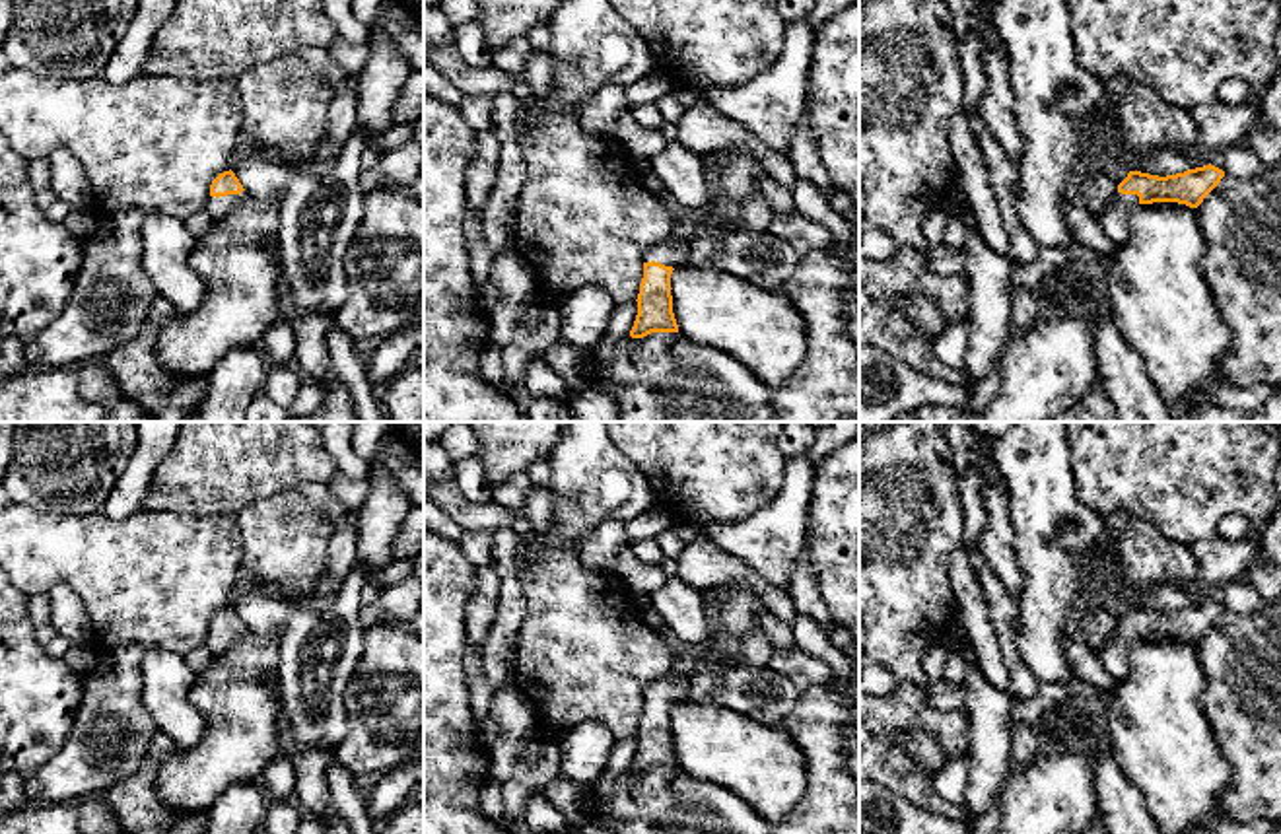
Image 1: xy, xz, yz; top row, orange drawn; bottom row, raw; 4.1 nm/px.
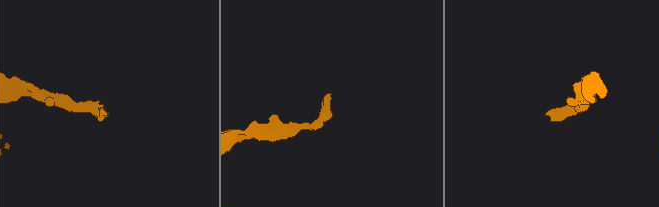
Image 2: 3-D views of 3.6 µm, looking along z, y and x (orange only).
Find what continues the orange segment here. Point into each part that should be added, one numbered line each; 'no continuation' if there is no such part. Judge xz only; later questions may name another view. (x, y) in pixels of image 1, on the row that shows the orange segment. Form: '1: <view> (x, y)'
1: xz (671, 253)

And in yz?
1: yz (1114, 220)

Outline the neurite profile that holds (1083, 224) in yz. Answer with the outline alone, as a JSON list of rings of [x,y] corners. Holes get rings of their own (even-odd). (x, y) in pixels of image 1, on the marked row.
[[[1073,196],[1063,202],[1063,216],[1073,241],[1104,259],[1112,261],[1118,247],[1102,231],[1098,218]]]

